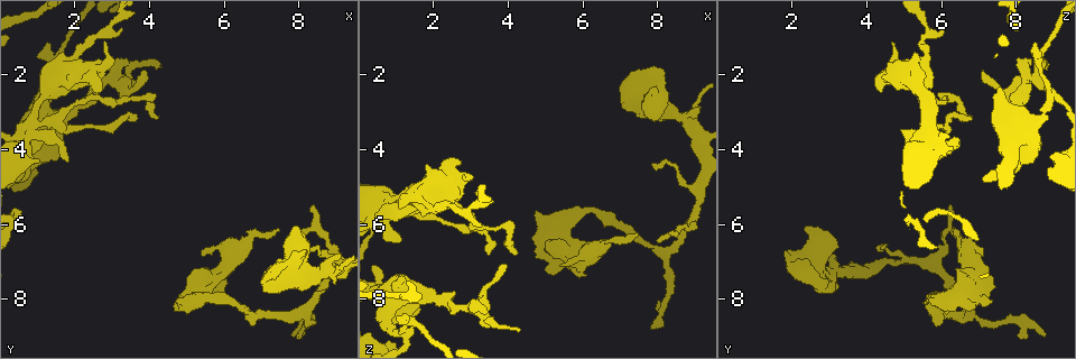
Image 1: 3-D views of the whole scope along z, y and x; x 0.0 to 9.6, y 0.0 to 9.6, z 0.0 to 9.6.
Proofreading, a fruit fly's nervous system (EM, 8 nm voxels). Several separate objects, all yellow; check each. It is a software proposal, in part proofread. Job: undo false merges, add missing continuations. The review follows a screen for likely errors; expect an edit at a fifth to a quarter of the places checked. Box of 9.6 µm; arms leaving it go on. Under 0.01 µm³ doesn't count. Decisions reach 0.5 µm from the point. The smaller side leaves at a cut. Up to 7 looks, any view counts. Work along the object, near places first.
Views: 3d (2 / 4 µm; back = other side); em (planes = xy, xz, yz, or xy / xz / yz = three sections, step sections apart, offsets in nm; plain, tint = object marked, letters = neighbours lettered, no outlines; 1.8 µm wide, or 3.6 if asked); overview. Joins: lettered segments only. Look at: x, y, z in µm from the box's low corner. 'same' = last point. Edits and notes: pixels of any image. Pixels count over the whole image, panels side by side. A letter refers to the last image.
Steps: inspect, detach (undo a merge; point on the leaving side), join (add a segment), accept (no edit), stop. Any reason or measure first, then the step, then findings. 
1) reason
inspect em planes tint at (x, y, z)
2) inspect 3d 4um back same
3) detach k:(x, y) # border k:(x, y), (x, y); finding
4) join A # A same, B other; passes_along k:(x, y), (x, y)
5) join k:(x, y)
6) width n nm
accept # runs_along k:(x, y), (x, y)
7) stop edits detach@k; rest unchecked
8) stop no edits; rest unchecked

calibre changes
inspect 3d 4um at (0.65, 4.05, 5.90)

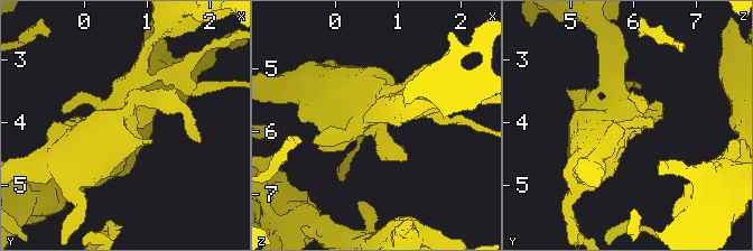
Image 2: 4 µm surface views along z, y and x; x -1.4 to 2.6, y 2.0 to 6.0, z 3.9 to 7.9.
now the EM
inspect em 3.6um yz step 16 letters same

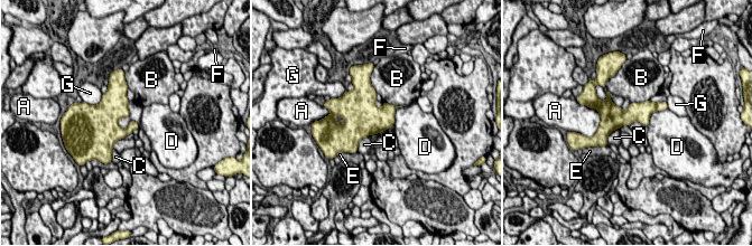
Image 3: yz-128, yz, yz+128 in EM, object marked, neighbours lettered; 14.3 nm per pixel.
accept # A other, B other, C other, D other, E other, F other, G other; border 3:(649, 100), (630, 103); one neuron here

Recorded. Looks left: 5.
long arm stops here
inspect em planes letters at (4.20, 3.10, 6.75)

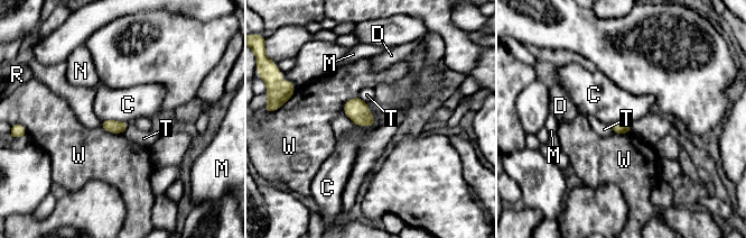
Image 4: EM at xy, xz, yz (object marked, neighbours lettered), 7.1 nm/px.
longest_contact C 180 nm
accept # C other, D other, M other, N other, R other, T other, W other; border 4:(365, 103), (375, 124), (356, 126); no lettered segment goes on from it

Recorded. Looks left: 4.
branch stops here
inspect em 3.6um planes letters at (4.80, 8.20, 6.90)

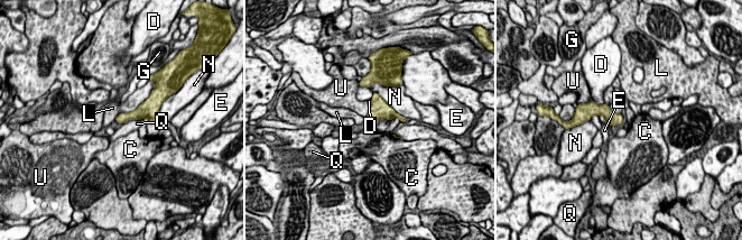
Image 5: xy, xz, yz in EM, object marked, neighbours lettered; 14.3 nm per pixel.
accept # C other, D other, E other, G other, L other, N other, Q other, U other; border 5:(149, 95), (114, 119); no lettered segment goes on from it

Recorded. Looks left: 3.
stop no edits; rest unchecked

